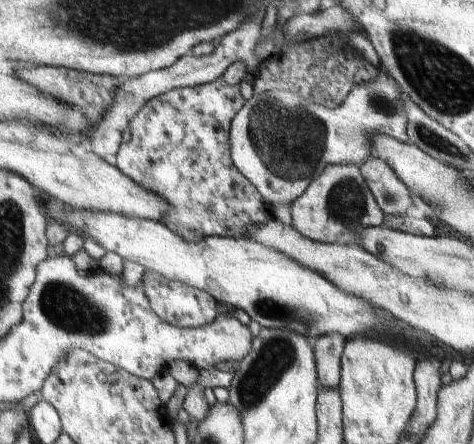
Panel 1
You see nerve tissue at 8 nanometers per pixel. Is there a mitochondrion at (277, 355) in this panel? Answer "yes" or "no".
yes

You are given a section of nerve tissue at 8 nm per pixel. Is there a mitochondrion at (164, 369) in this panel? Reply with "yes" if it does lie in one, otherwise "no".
no

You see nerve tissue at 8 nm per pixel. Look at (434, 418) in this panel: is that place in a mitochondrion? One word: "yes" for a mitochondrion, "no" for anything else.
no

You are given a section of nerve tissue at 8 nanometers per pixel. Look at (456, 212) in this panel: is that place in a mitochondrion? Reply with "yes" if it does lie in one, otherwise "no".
no

